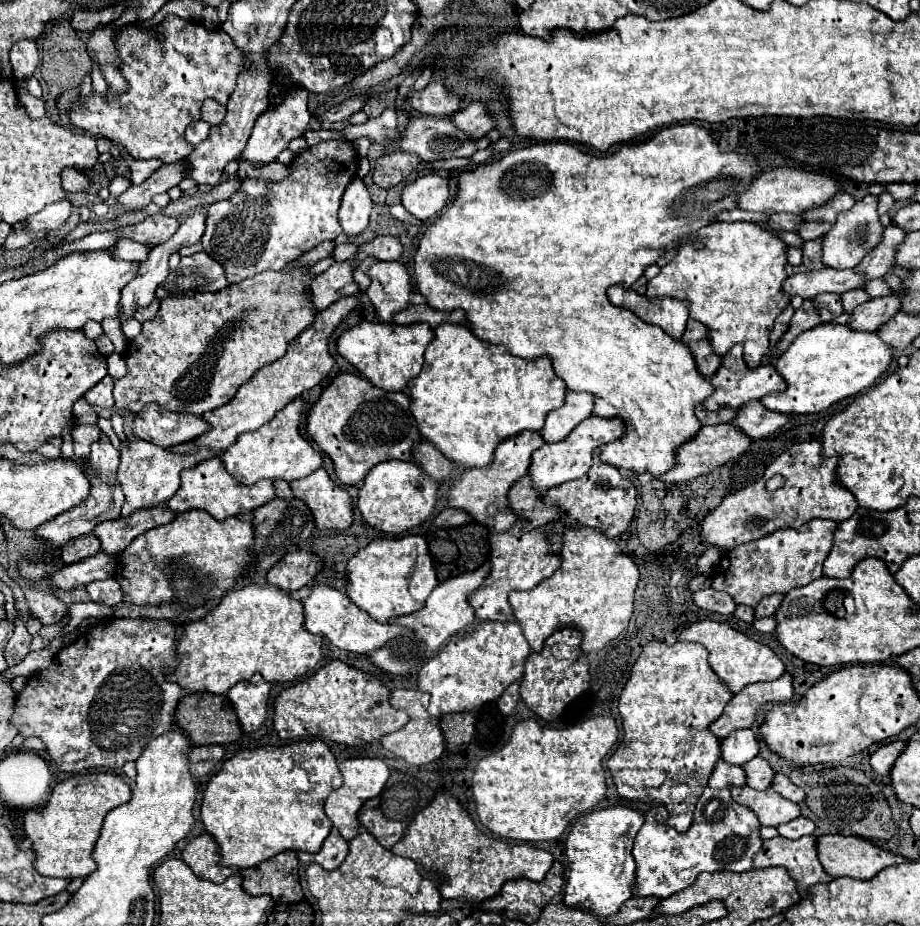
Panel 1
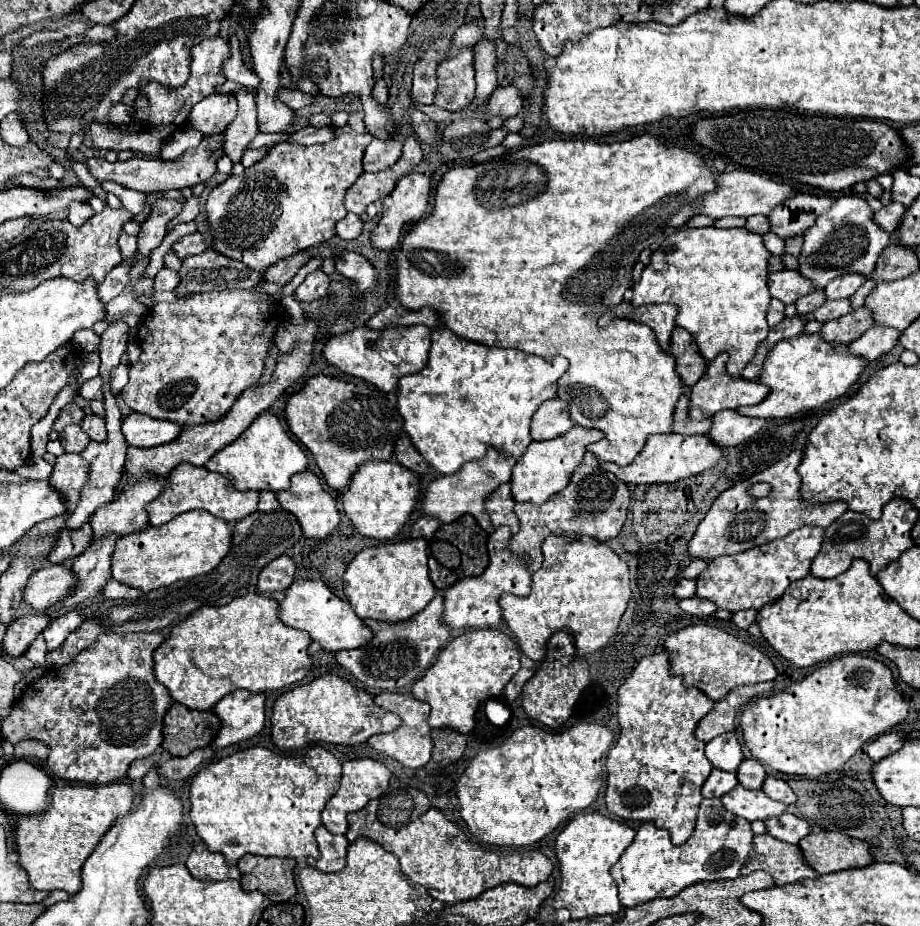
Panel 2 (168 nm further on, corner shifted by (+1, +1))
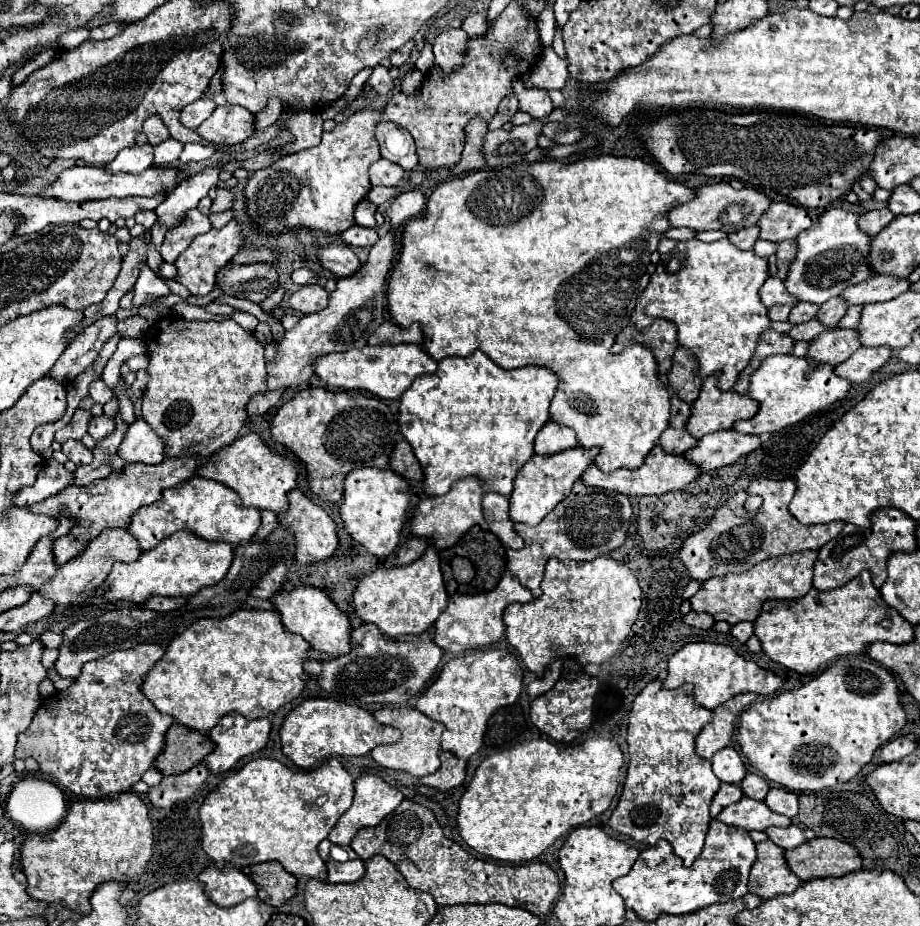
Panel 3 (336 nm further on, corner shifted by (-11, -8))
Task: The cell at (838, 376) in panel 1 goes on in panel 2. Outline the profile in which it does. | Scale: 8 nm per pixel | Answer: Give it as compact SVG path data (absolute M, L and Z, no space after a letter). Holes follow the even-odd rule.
M800 334L790 340L782 340L770 350L760 374L760 382L770 388L770 394L756 406L738 408L740 414L756 418L786 418L802 410L818 408L830 400L836 400L848 392L870 362L862 356L850 354L846 344L830 344L822 340L822 334Z

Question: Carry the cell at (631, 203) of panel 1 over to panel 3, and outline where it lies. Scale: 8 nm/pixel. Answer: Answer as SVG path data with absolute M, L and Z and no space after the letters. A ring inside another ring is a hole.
M614 155L580 159L576 163L560 163L550 159L550 161L538 161L528 165L528 161L524 161L520 165L510 165L504 169L482 169L482 171L468 173L464 177L454 177L450 181L440 183L428 197L424 215L420 219L408 221L404 227L400 255L388 279L388 293L386 293L388 313L392 315L394 323L398 323L398 327L404 329L410 327L412 323L420 323L424 333L422 347L436 361L448 355L466 357L476 349L480 349L502 369L540 365L554 371L554 375L558 375L558 389L554 395L554 403L550 405L550 421L574 429L580 447L584 449L598 447L598 455L594 457L598 469L606 473L612 473L620 467L636 469L642 465L648 451L658 443L658 437L668 427L670 391L662 387L662 383L658 381L656 359L650 349L642 345L630 345L622 353L610 355L610 347L614 345L616 335L628 325L628 319L634 311L634 303L638 297L638 281L646 273L646 265L650 263L650 253L656 251L658 241L670 229L666 213L678 203L690 201L692 197L694 197L694 189L678 181L672 181L666 173L658 171L656 165L646 163L642 159L614 157Z

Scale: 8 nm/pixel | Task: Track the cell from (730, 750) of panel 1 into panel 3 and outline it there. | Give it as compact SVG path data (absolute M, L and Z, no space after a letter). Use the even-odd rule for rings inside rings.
M724 747L724 749L714 753L714 757L712 757L712 771L716 773L716 777L722 783L732 783L732 785L734 783L738 785L746 777L744 761L738 755L738 751L732 749L732 747Z

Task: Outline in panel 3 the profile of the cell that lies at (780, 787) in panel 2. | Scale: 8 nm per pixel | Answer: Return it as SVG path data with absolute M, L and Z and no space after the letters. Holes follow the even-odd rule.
M772 787L764 799L764 803L770 807L770 811L796 817L798 815L798 793L788 791L784 787Z

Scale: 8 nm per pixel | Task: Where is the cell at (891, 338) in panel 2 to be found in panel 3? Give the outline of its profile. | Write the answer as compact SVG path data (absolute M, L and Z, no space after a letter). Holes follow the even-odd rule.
M860 347L852 357L848 357L844 363L834 367L834 373L850 383L862 383L866 381L876 369L880 369L892 355L892 349L888 347Z

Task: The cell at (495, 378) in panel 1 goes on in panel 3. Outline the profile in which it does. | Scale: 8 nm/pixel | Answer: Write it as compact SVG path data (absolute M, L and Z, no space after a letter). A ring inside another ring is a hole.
M474 351L468 357L446 357L442 361L438 361L438 369L430 375L420 375L414 379L414 383L404 391L404 395L400 397L400 407L398 407L398 423L400 423L400 433L404 435L404 439L410 443L416 459L420 461L422 473L424 473L424 493L426 495L444 495L454 481L464 479L464 477L478 477L484 485L484 493L494 491L500 495L510 495L512 493L512 485L514 485L514 477L516 473L522 469L522 465L534 455L534 437L536 433L542 429L542 425L548 421L548 407L550 401L556 393L556 385L558 385L558 377L546 369L546 367L520 367L514 371L506 371L502 367L498 367L486 353L482 351Z

